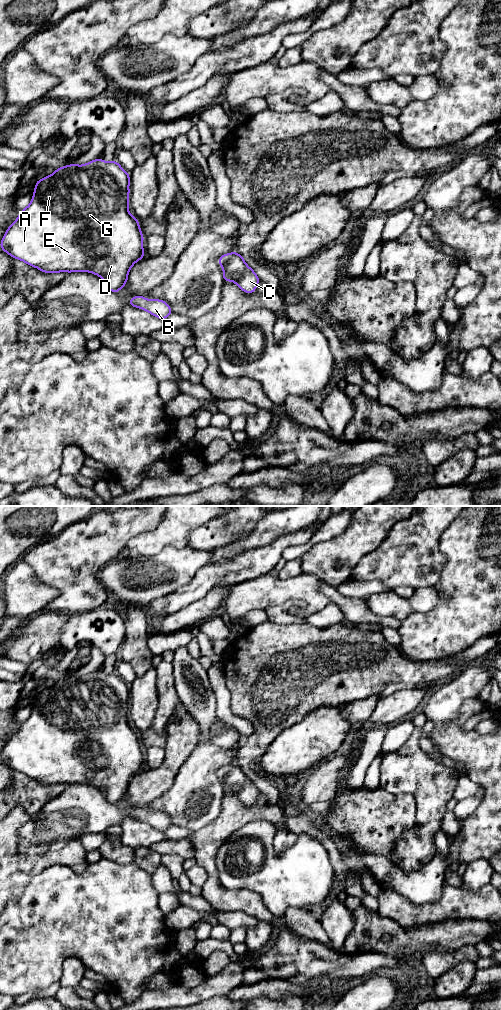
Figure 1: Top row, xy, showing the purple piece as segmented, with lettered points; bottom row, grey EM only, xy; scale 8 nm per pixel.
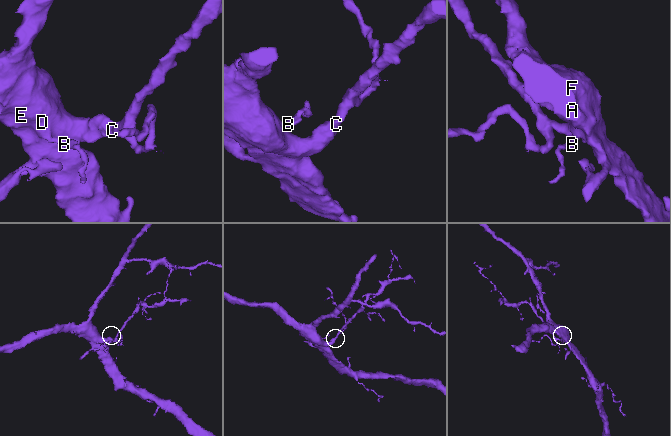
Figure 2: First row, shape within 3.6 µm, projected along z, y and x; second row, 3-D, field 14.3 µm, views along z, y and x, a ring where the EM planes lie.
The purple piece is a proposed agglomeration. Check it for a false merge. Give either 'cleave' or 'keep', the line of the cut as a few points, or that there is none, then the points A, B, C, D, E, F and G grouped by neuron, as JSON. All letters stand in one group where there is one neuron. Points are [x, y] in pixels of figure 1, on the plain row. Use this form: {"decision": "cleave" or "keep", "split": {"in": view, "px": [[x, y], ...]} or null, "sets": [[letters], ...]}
{"decision": "keep", "split": null, "sets": [["A", "B", "C", "D", "E", "F", "G"]]}

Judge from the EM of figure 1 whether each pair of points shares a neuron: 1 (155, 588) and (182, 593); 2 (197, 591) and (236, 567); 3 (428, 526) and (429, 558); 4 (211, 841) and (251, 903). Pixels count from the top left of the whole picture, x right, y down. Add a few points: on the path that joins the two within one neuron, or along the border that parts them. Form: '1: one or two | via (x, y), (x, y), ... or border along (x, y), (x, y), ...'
1: two | border along (193, 577), (164, 596)
2: one | via (207, 581), (216, 572), (226, 571)
3: one | via (428, 534), (428, 550)
4: one | via (210, 861), (213, 883), (231, 900)

